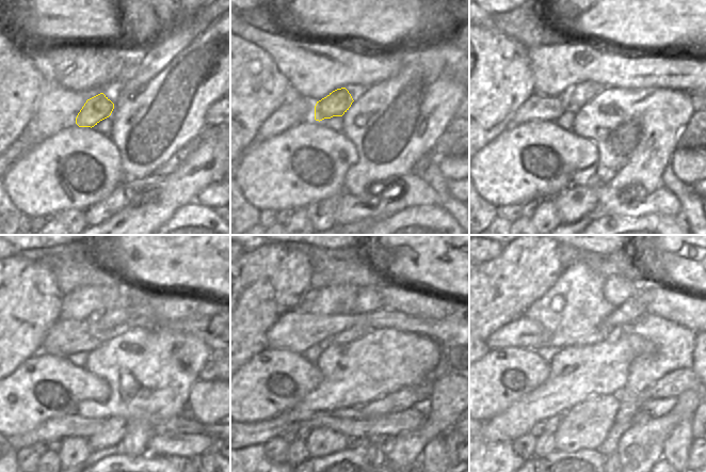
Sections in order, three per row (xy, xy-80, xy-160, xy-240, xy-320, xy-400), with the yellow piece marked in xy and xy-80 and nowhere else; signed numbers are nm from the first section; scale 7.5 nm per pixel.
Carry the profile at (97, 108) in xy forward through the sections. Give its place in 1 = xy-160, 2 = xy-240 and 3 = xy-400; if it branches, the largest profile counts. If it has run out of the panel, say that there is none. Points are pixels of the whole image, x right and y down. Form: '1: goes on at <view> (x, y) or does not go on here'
1: goes on at xy-160 (576, 96)
2: goes on at xy-240 (115, 317)
3: goes on at xy-400 (616, 289)

